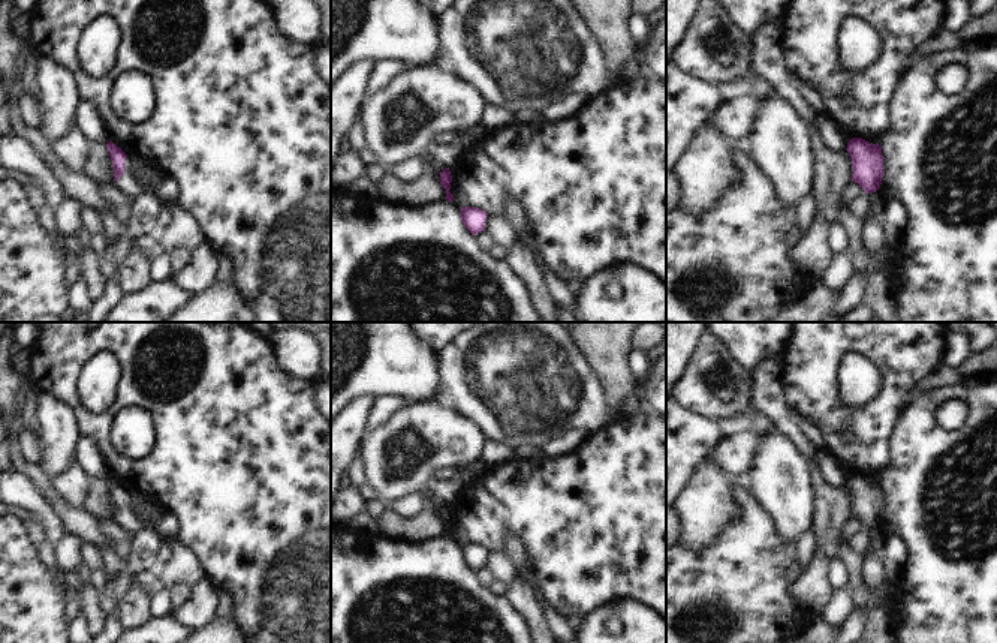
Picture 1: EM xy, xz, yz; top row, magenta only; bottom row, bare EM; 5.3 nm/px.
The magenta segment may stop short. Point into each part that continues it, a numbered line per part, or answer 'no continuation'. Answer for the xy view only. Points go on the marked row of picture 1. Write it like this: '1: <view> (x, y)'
1: xy (126, 183)

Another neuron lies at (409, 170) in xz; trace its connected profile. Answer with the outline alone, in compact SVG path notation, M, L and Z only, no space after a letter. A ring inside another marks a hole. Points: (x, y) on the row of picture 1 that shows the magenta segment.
M412 156L403 159L401 162L392 163L386 174L401 180L403 183L412 183L422 175L427 166L427 159L427 156Z

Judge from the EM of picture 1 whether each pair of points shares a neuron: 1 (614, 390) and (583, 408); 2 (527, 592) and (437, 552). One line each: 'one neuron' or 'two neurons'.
1: two neurons
2: two neurons

